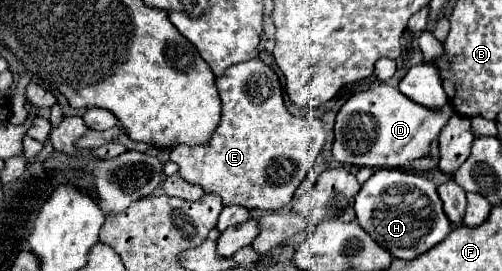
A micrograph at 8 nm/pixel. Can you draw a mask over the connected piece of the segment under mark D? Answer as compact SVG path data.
M387 83L371 85L355 93L339 109L335 119L333 157L341 163L359 167L405 167L429 153L431 143L439 139L441 129L453 115L455 109L449 103L443 109L427 109Z

